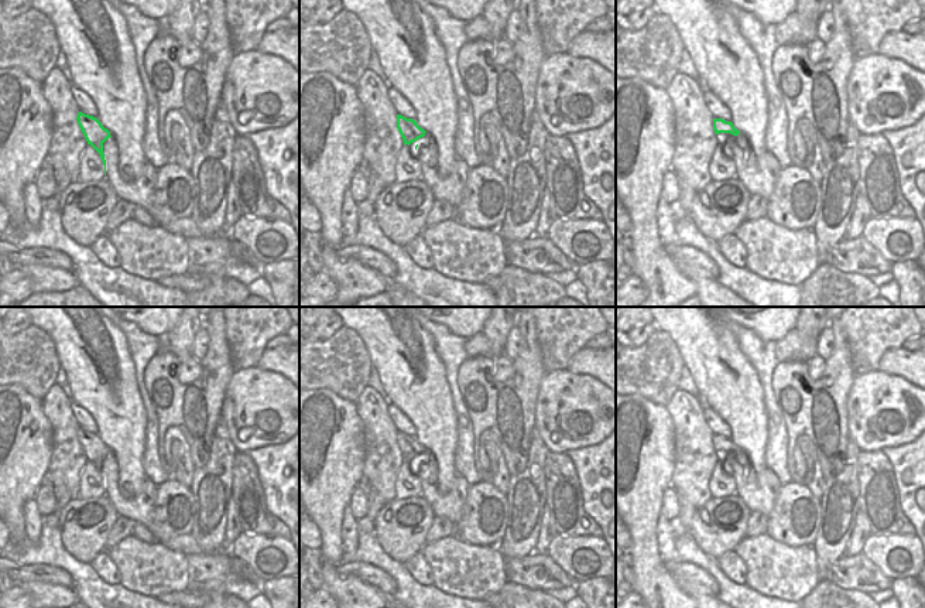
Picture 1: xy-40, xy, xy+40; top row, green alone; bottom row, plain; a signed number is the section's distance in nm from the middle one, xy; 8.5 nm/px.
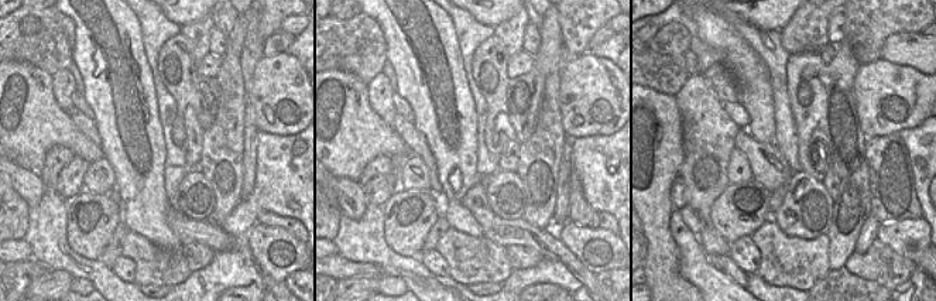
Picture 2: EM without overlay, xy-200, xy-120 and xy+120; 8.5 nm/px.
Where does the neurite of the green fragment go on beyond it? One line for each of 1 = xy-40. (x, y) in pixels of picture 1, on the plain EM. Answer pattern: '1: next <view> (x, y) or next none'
1: next xy-40 (140, 509)

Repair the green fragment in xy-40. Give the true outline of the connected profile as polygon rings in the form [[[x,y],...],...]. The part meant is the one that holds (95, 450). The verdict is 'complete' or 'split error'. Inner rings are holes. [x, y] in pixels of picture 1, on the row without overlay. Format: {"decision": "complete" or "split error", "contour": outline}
{"decision": "split error", "contour": [[[78,430],[78,441],[88,458],[99,471],[105,482],[106,496],[110,499],[119,516],[127,518],[134,523],[150,527],[154,520],[154,501],[157,485],[148,478],[144,481],[143,491],[134,499],[126,499],[117,486],[117,461],[110,448],[89,431]]]}

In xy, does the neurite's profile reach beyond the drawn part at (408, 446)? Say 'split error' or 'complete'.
split error

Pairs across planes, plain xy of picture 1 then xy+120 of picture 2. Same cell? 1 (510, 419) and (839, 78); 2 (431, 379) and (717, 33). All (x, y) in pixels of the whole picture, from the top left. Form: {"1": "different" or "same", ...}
{"1": "same", "2": "same"}

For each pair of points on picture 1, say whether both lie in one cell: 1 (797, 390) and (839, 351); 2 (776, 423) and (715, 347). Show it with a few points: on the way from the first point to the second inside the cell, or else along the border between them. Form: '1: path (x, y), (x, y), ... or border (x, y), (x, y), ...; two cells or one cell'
1: path (811, 395), (839, 365); one cell
2: border (759, 379), (763, 388), (767, 444); two cells

